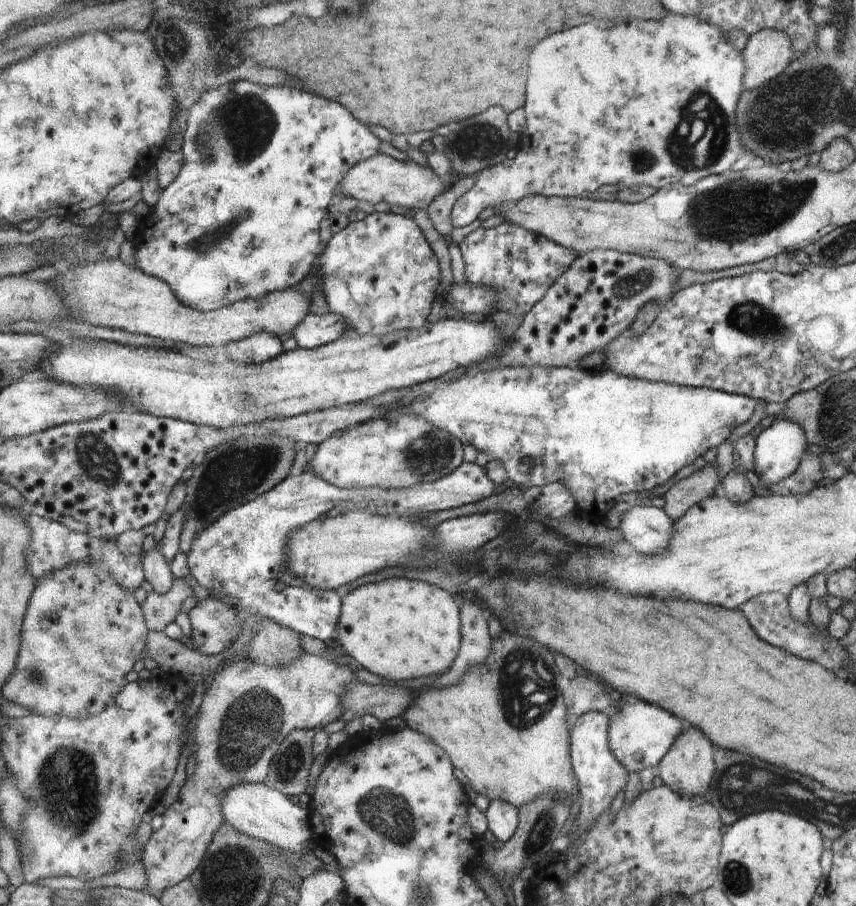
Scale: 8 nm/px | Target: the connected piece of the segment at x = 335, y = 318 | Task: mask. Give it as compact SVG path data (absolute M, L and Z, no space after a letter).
M328 312L322 315L309 313L305 316L305 319L302 320L300 326L298 326L292 333L300 348L315 349L336 340L344 331L345 321L342 320L342 317Z

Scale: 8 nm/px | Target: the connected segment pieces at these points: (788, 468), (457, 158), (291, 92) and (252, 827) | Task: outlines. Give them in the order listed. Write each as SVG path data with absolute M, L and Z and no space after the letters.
M776 418L755 440L754 472L761 484L793 475L806 452L806 432L796 421Z
M494 106L490 112L482 112L482 116L472 116L458 122L456 130L445 136L446 146L442 153L448 157L451 167L458 174L478 175L485 168L506 159L506 153L510 150L510 133L506 112L500 106Z
M232 82L232 84L218 84L218 86L212 86L211 89L207 90L204 93L204 96L200 99L198 104L195 104L190 112L188 118L188 128L185 132L185 141L182 147L185 152L185 165L180 173L180 176L176 179L174 184L171 184L167 189L162 190L162 196L160 197L159 202L151 208L150 216L148 216L148 220L144 222L141 220L142 226L146 226L144 230L142 230L142 238L140 238L140 246L138 246L137 257L139 267L146 273L162 280L165 280L170 286L174 289L174 292L177 292L177 295L181 297L181 300L185 302L187 305L190 305L192 308L200 309L201 311L216 311L218 309L224 308L226 306L232 306L234 303L244 302L246 299L261 299L263 296L269 295L274 291L285 291L286 289L296 287L300 284L305 276L310 274L314 264L316 264L317 257L323 251L320 246L319 241L319 230L321 229L322 218L326 216L326 210L328 210L328 206L330 206L330 202L332 202L332 196L334 196L334 186L336 186L336 182L340 182L342 178L344 178L345 174L352 167L356 166L356 164L362 162L363 160L369 159L374 154L378 154L378 146L380 146L380 140L368 130L368 126L364 126L364 124L360 124L342 104L338 104L338 102L328 102L328 100L322 100L322 98L318 98L318 96L314 96L314 94L306 94L306 92L302 92L302 90L296 90L296 88L286 88L286 86L276 86L276 88L264 88L264 86L258 86L258 84L252 84L252 82Z
M240 783L227 790L223 798L225 820L231 822L242 834L267 841L290 852L301 851L310 845L311 830L309 829L309 809L303 809L298 804L290 802L284 793L270 788L266 783Z

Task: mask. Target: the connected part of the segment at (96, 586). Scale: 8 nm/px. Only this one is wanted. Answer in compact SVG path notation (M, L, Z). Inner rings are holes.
M90 559L89 561L82 561L69 564L59 569L54 569L45 577L41 578L33 599L31 600L29 611L25 618L21 655L14 674L2 688L4 698L31 709L36 715L47 717L69 716L75 719L85 719L92 715L101 715L109 706L117 703L118 697L122 694L122 691L131 683L130 680L128 680L128 674L134 670L136 662L142 659L145 651L147 651L147 634L150 634L150 628L148 628L148 624L146 624L144 608L142 608L142 604L138 602L136 592L127 589L106 563Z

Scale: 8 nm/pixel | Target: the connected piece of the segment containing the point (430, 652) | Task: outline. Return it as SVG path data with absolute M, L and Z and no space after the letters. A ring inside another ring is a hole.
M384 578L347 593L337 630L346 654L372 674L389 680L442 674L452 666L461 646L460 616L452 596L438 586L406 578Z

